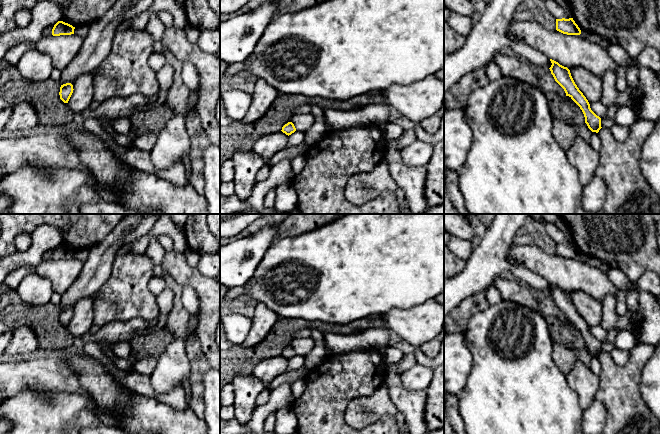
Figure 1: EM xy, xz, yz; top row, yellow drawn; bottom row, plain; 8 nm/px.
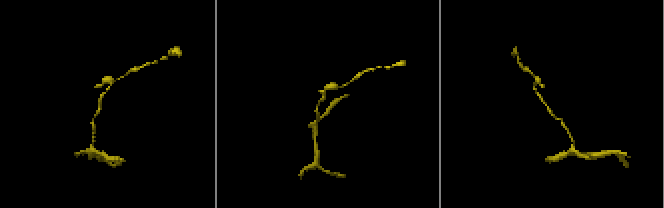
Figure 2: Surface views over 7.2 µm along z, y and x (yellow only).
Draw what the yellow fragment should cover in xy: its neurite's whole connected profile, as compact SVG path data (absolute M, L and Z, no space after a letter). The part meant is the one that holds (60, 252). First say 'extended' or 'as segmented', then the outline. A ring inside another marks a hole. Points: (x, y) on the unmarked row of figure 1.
as segmented; M58 245L53 253L52 253L52 259L53 260L60 260L60 259L71 259L74 258L74 253L72 249L65 247L63 245Z

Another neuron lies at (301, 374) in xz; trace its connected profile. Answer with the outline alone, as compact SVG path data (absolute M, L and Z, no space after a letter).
M305 366L301 367L298 370L286 372L280 374L278 377L276 377L268 386L267 388L272 391L278 386L282 385L283 383L294 383L299 380L306 380L307 374L309 372L309 369L307 369Z

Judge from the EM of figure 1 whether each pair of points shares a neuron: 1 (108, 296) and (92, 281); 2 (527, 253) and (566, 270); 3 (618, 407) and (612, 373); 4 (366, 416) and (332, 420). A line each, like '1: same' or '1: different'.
1: different
2: same
3: same
4: different

